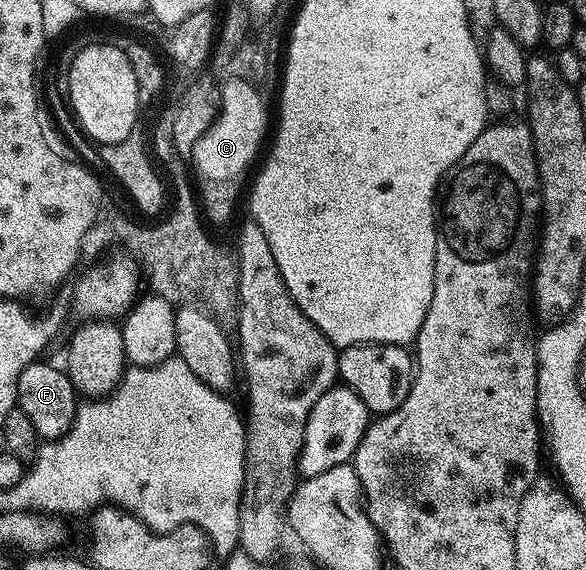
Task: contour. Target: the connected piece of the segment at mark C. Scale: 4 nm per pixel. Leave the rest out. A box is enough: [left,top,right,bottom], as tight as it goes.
[191,77,267,224]

